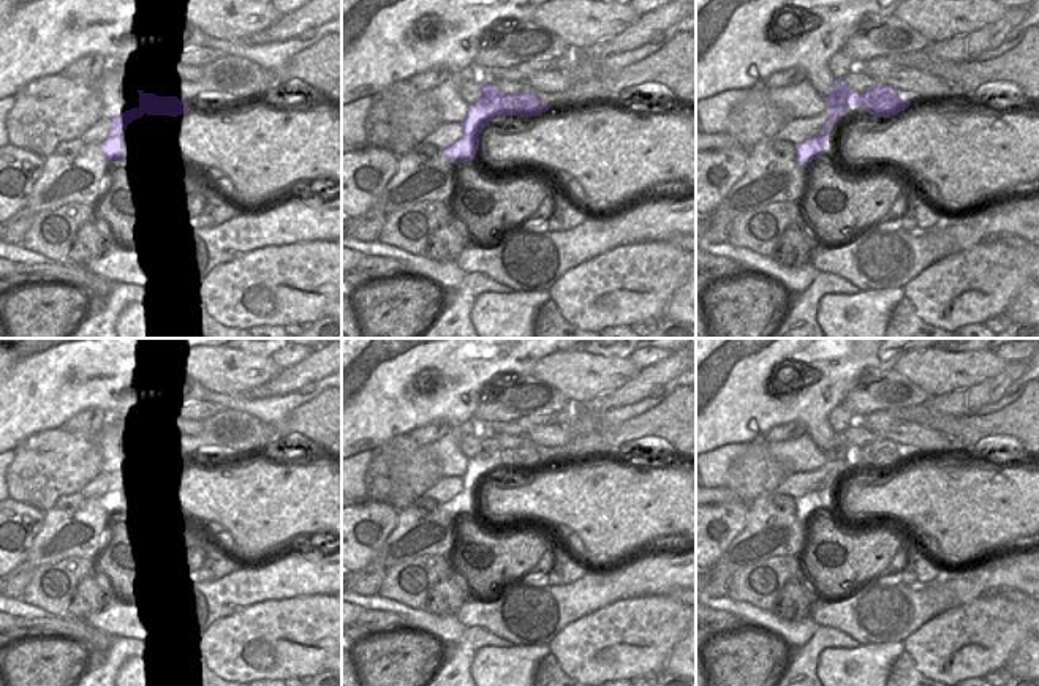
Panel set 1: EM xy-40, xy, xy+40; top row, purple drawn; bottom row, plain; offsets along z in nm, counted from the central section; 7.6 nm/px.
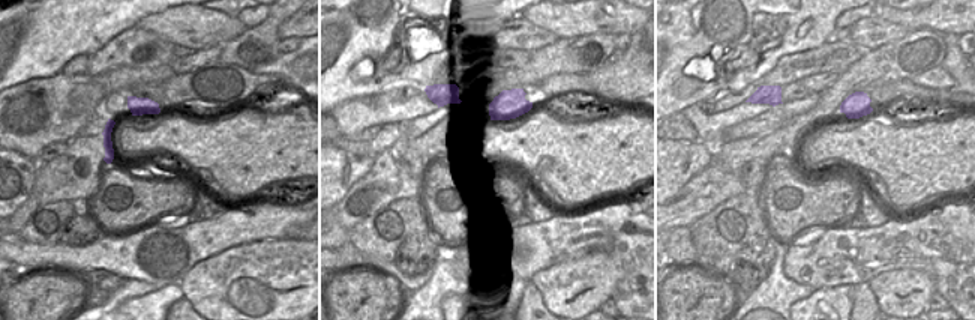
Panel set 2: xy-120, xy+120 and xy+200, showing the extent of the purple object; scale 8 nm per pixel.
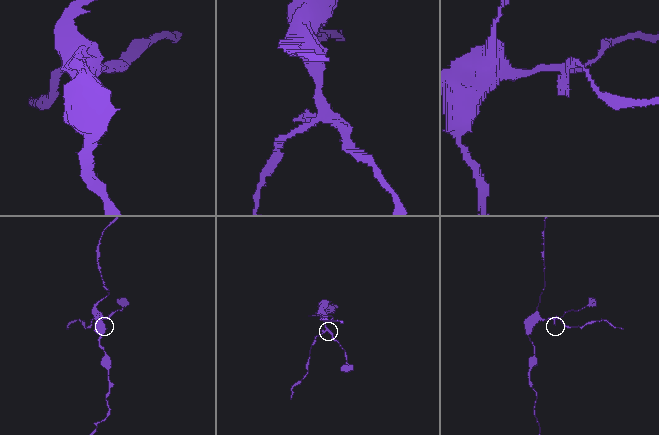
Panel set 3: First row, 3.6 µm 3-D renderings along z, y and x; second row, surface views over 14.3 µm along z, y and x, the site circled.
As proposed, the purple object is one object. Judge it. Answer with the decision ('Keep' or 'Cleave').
Cleave.

